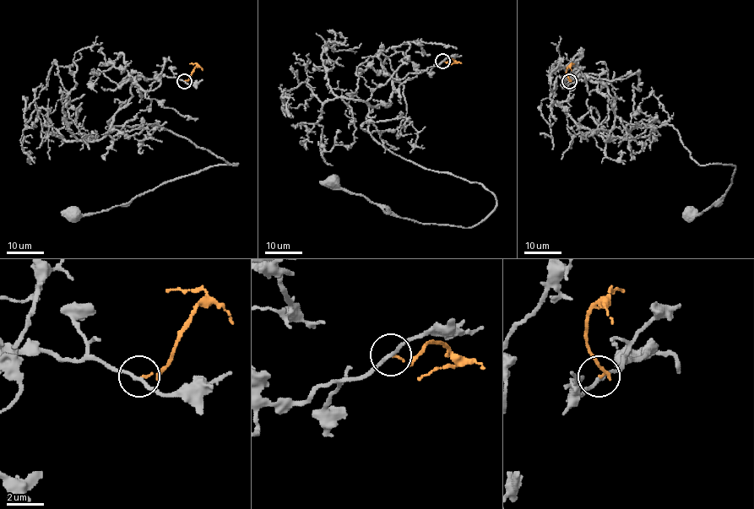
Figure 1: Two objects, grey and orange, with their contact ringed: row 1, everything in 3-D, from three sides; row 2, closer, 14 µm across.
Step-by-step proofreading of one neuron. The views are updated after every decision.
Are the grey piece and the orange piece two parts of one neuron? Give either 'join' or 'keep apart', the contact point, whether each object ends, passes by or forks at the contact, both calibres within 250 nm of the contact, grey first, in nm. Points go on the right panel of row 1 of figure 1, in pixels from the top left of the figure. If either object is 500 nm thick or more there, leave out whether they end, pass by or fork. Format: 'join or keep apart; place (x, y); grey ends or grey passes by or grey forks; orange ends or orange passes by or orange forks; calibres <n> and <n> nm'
keep apart; place (569, 81); grey passes by; orange ends; calibres 180 and 80 nm

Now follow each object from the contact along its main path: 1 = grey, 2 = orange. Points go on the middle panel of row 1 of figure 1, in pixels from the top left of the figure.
1: (442, 61), (371, 109), (368, 132), (430, 170), (481, 184), (496, 207), (468, 228), (419, 223), (332, 181)
2: (442, 62), (452, 59), (456, 62), (448, 66)

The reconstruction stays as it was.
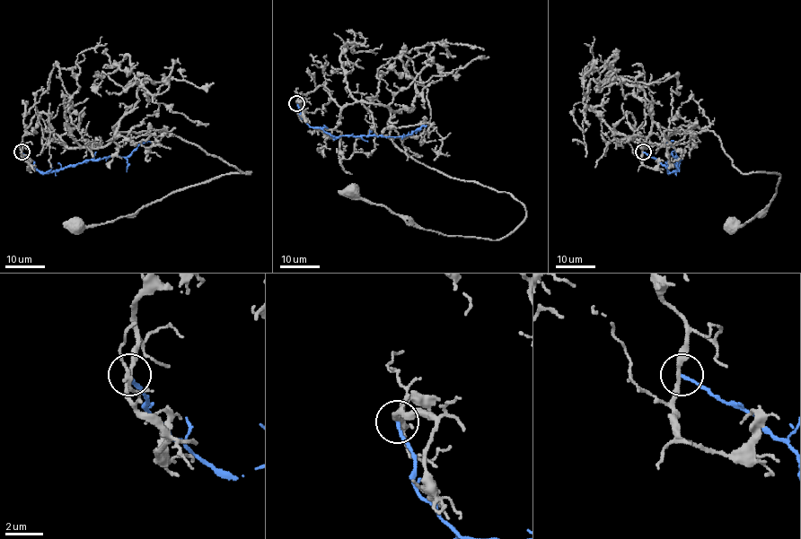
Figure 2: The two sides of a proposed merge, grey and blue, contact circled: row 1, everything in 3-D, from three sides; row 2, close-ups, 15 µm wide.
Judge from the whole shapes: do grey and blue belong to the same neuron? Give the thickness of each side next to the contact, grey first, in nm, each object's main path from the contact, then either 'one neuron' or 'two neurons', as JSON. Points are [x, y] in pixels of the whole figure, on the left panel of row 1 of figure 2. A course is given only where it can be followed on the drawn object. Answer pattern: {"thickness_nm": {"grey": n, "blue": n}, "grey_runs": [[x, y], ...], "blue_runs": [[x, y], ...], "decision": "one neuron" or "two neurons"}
{"thickness_nm": {"grey": 240, "blue": 170}, "grey_runs": [[22, 152], [43, 113], [68, 148], [104, 147], [118, 123], [115, 133], [165, 131], [250, 172], [75, 227]], "blue_runs": [[22, 152], [35, 169], [46, 172], [89, 160], [127, 157], [142, 142], [151, 142]], "decision": "two neurons"}

